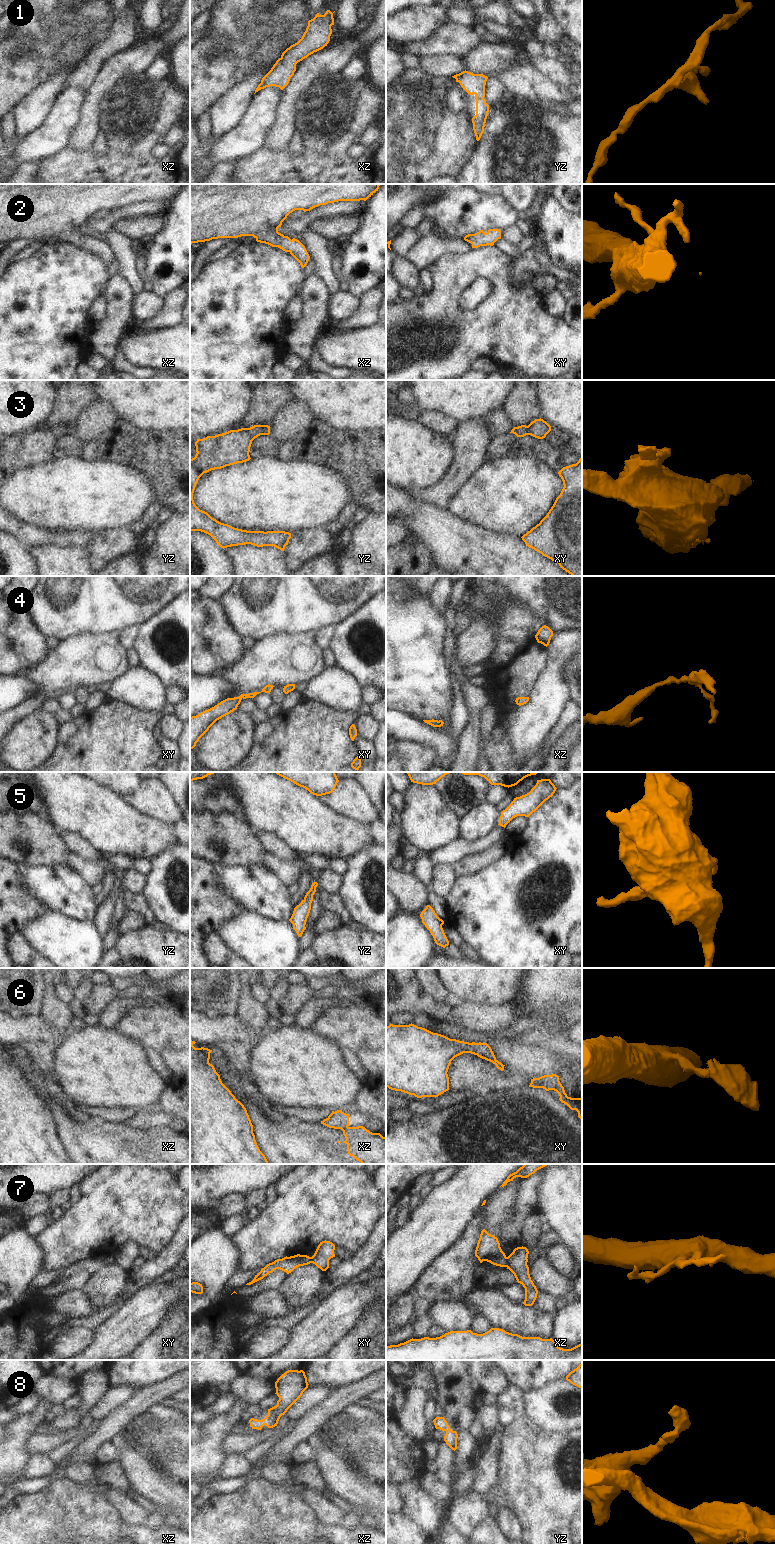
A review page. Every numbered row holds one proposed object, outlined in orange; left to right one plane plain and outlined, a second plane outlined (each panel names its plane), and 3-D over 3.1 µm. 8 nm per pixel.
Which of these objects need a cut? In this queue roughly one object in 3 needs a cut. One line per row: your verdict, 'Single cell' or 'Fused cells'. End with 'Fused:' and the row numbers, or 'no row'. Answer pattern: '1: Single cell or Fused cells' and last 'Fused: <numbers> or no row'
1: Single cell
2: Single cell
3: Fused cells
4: Single cell
5: Single cell
6: Fused cells
7: Fused cells
8: Single cell
Fused: 3, 6, 7

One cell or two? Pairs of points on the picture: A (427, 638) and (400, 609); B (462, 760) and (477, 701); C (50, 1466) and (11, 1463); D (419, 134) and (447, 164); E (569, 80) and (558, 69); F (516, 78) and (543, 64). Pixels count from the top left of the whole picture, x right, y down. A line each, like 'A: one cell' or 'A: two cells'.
A: one cell
B: one cell
C: two cells
D: one cell
E: one cell
F: two cells

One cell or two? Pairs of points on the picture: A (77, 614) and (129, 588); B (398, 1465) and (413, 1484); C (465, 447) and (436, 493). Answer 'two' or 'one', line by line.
A: one
B: two
C: one

